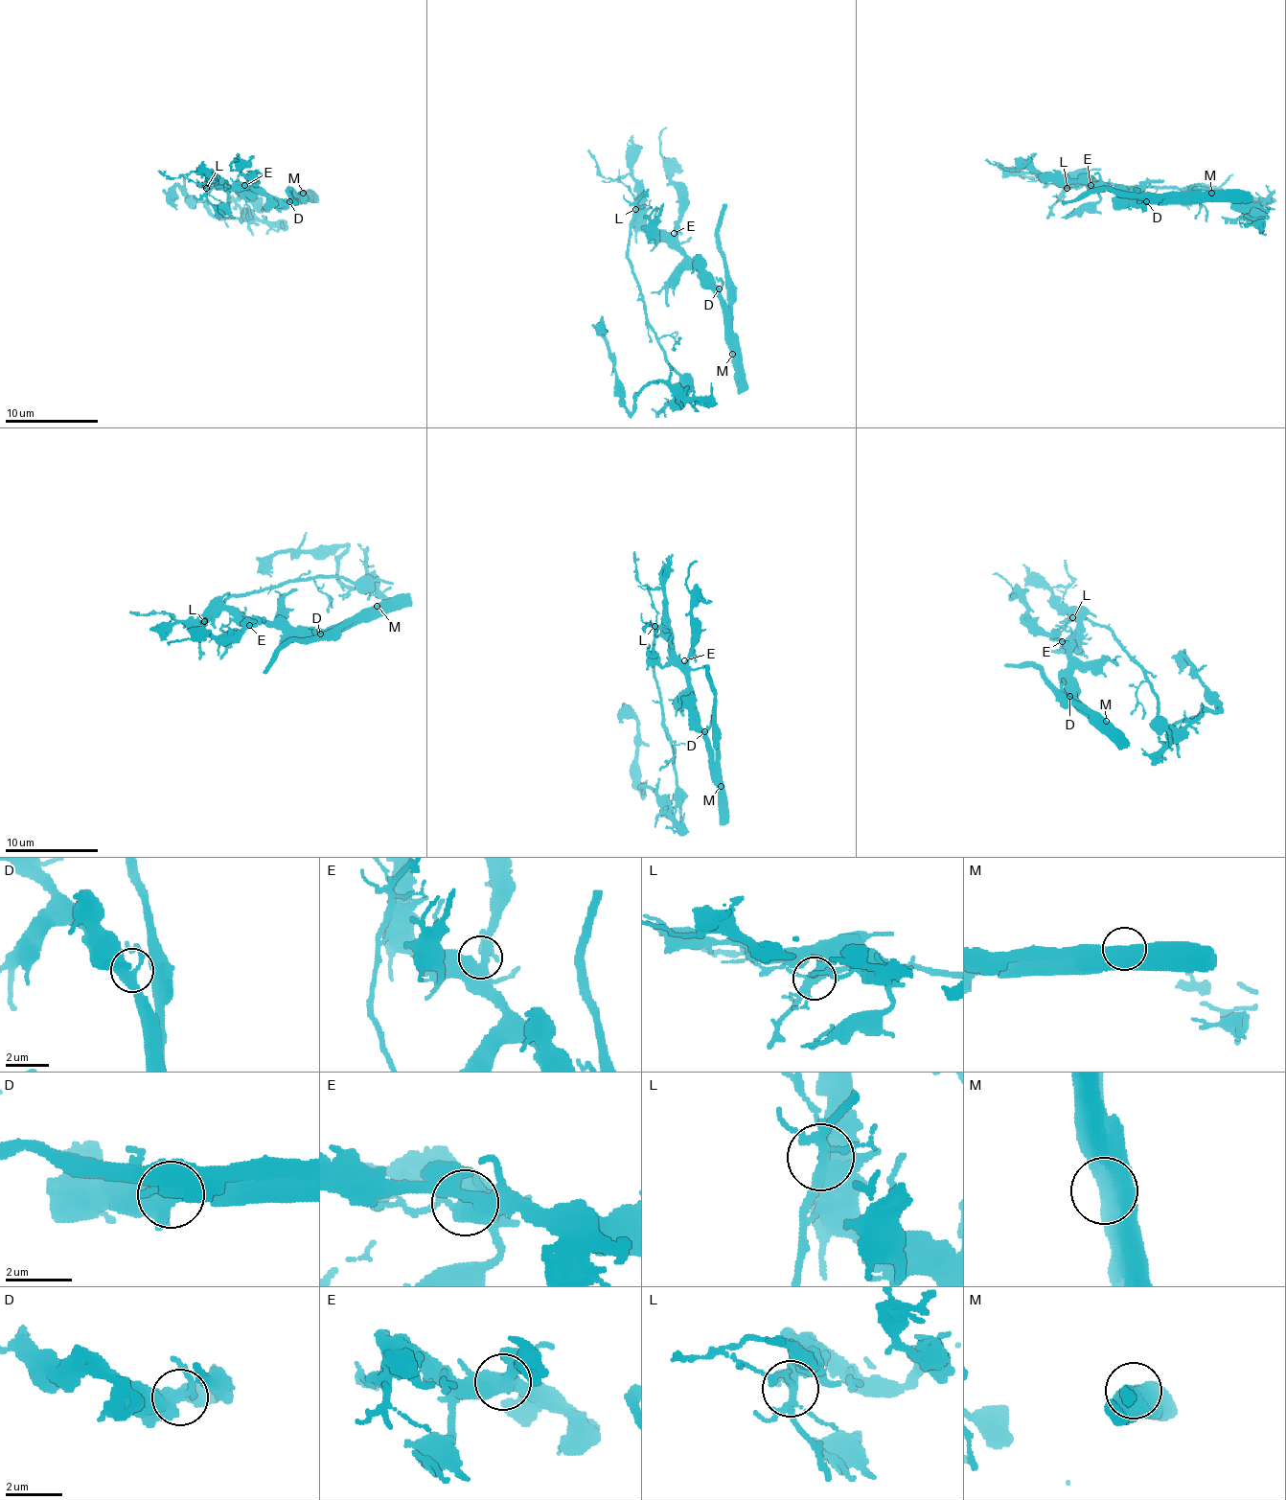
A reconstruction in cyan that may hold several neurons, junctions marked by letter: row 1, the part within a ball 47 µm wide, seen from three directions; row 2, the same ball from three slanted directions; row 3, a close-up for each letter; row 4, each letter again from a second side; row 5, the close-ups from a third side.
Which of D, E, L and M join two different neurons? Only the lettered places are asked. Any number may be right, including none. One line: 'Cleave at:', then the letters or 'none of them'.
Cleave at: L

